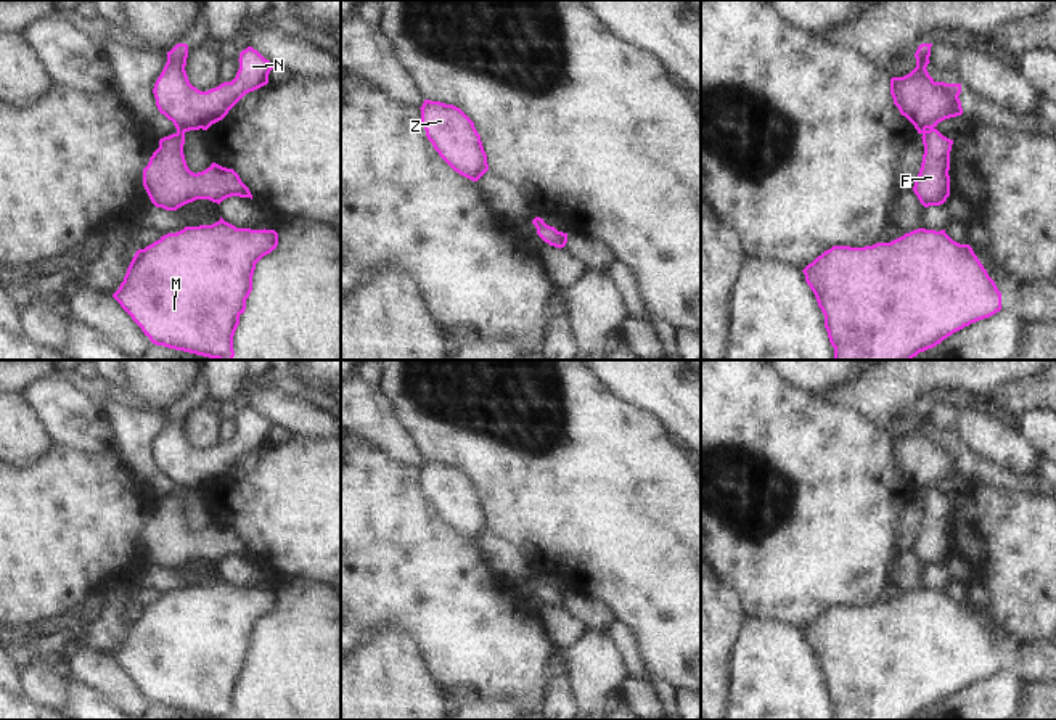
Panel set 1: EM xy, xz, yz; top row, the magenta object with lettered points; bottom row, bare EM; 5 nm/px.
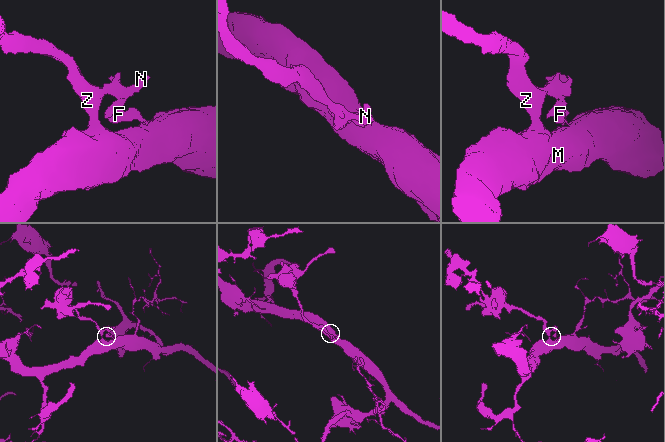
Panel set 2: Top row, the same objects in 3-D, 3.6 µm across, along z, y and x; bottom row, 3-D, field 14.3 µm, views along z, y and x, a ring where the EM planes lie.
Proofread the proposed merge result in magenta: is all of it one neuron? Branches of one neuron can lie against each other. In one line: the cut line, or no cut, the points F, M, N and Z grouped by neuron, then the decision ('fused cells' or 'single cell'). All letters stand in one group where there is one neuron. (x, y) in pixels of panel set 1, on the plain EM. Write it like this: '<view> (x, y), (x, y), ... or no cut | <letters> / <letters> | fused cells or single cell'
xy (177, 490), (184, 494) | F / M N Z | fused cells

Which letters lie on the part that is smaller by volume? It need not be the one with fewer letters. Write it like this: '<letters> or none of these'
F

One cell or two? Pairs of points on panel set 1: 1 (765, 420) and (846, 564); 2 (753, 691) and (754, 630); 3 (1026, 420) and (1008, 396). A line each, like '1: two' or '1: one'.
1: one
2: one
3: two

